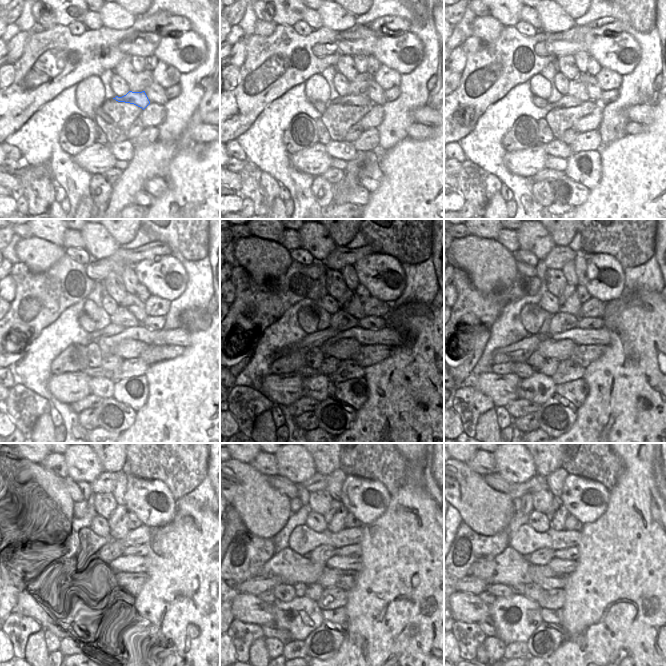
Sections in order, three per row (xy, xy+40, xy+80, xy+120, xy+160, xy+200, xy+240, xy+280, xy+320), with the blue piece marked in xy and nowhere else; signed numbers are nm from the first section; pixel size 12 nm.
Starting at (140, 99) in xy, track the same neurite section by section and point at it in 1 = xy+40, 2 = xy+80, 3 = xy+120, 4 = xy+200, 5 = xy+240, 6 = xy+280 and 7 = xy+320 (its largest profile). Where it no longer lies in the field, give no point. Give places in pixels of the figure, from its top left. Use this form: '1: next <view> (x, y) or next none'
1: next xy+40 (350, 99)
2: next xy+80 (566, 101)
3: next xy+120 (112, 329)
4: next xy+200 (520, 351)
5: next xy+240 (48, 580)
6: next xy+280 (255, 586)
7: next xy+320 (470, 584)

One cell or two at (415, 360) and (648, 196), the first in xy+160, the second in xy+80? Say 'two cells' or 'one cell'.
one cell

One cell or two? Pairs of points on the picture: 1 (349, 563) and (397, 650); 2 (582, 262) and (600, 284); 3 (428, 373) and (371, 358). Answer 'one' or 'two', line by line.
1: two
2: one
3: two

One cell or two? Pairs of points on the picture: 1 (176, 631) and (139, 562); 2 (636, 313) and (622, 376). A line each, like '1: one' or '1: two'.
1: two
2: one

